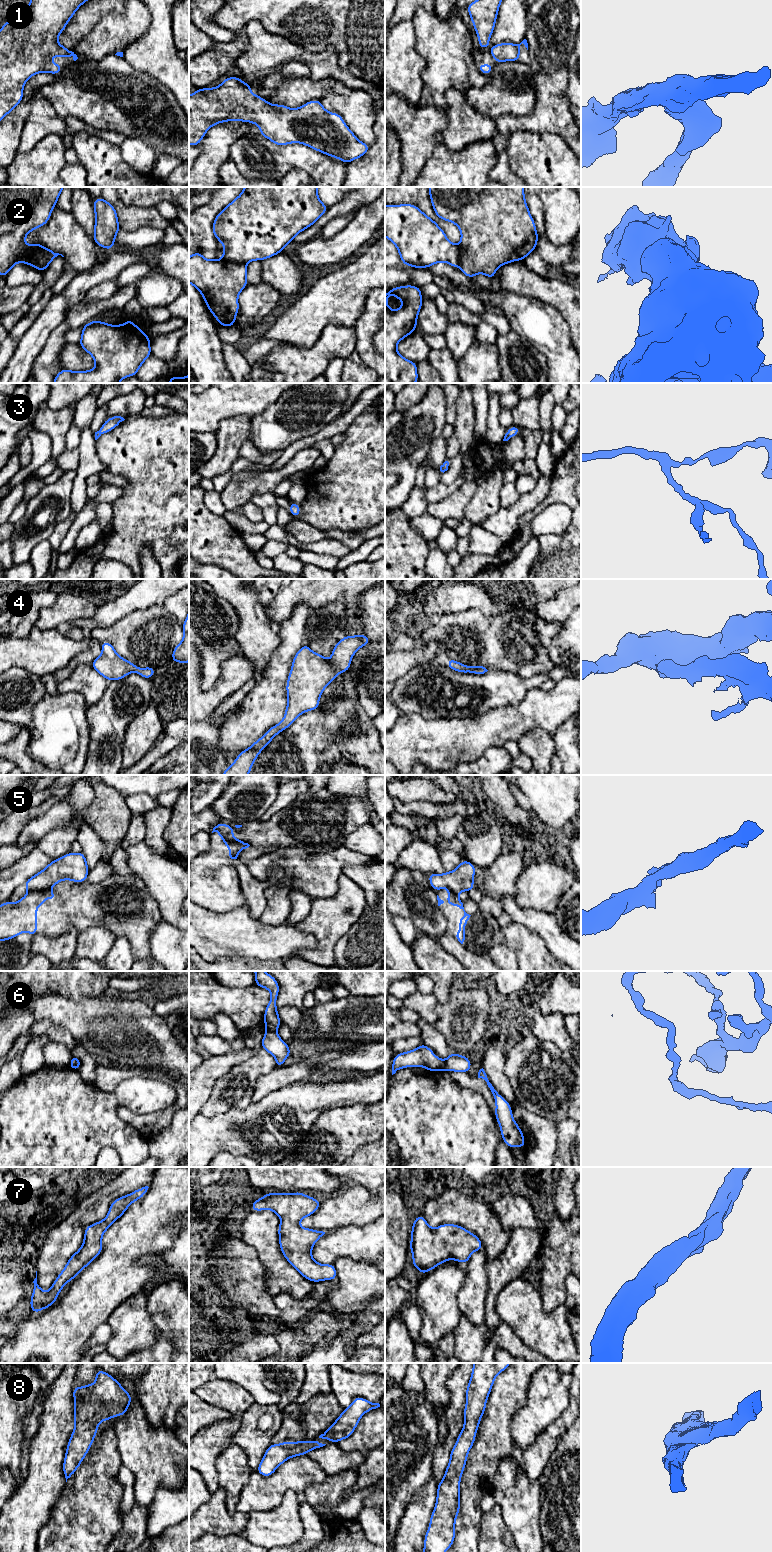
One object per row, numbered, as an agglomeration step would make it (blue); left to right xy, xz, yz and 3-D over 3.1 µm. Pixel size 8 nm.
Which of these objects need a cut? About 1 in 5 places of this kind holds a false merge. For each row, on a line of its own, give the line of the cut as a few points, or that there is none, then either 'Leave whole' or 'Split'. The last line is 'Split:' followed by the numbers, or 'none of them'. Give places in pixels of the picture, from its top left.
1: No split. Leave whole
2: Split along xy (43, 246), (35, 256), (34, 266). Split
3: No split. Leave whole
4: No split. Leave whole
5: Split along xz (219, 832), (229, 840), (241, 842). Split
6: Split along xz (266, 1029), (275, 1031). Split
7: No split. Leave whole
8: No split. Leave whole
Split: 2, 5, 6

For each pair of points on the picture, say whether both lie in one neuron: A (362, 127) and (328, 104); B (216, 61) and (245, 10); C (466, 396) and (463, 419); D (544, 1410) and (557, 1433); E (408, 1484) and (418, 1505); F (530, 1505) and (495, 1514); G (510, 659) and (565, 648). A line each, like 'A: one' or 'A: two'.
A: one
B: two
C: one
D: two
E: two
F: two
G: two

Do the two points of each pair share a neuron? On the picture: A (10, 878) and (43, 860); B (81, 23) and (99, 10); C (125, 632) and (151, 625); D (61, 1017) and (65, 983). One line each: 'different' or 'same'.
A: same
B: same
C: same
D: different

